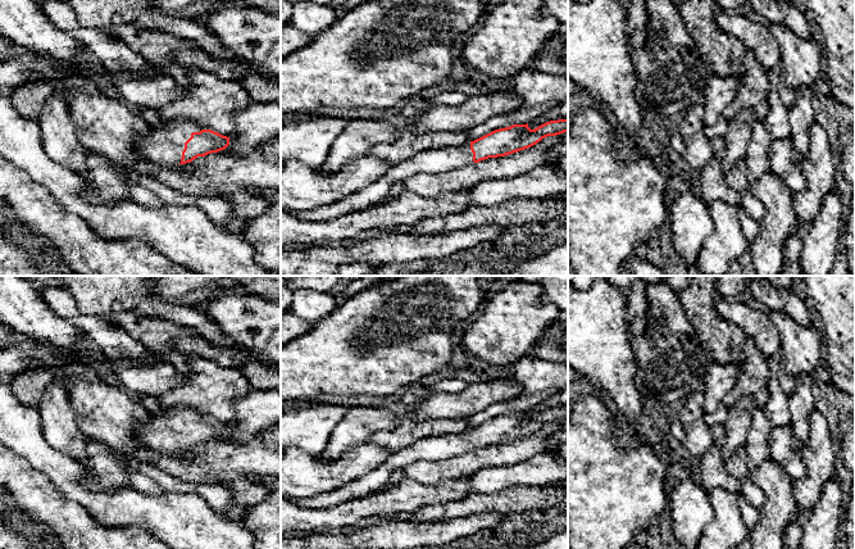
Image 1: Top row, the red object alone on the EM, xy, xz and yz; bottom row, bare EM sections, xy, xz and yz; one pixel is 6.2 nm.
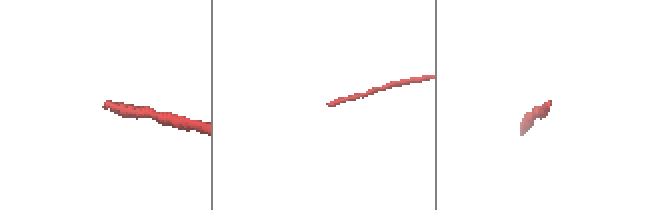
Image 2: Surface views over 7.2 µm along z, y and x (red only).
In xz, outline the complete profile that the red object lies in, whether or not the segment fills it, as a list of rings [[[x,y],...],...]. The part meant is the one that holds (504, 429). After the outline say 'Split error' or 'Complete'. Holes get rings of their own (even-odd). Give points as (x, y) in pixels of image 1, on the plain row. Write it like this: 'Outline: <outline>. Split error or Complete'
Outline: [[[568,405],[546,409],[535,417],[531,417],[528,410],[513,412],[455,435],[419,439],[392,453],[378,468],[364,477],[328,493],[296,498],[292,502],[318,509],[333,507],[385,489],[392,475],[399,476],[405,467],[414,463],[449,459],[488,445],[505,444],[528,436],[547,423],[564,419],[568,419]]]. Split error

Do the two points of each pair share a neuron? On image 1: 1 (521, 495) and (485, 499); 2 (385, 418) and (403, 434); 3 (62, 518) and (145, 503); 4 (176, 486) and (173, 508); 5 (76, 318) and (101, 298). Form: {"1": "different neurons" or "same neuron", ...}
{"1": "same neuron", "2": "different neurons", "3": "different neurons", "4": "different neurons", "5": "different neurons"}

